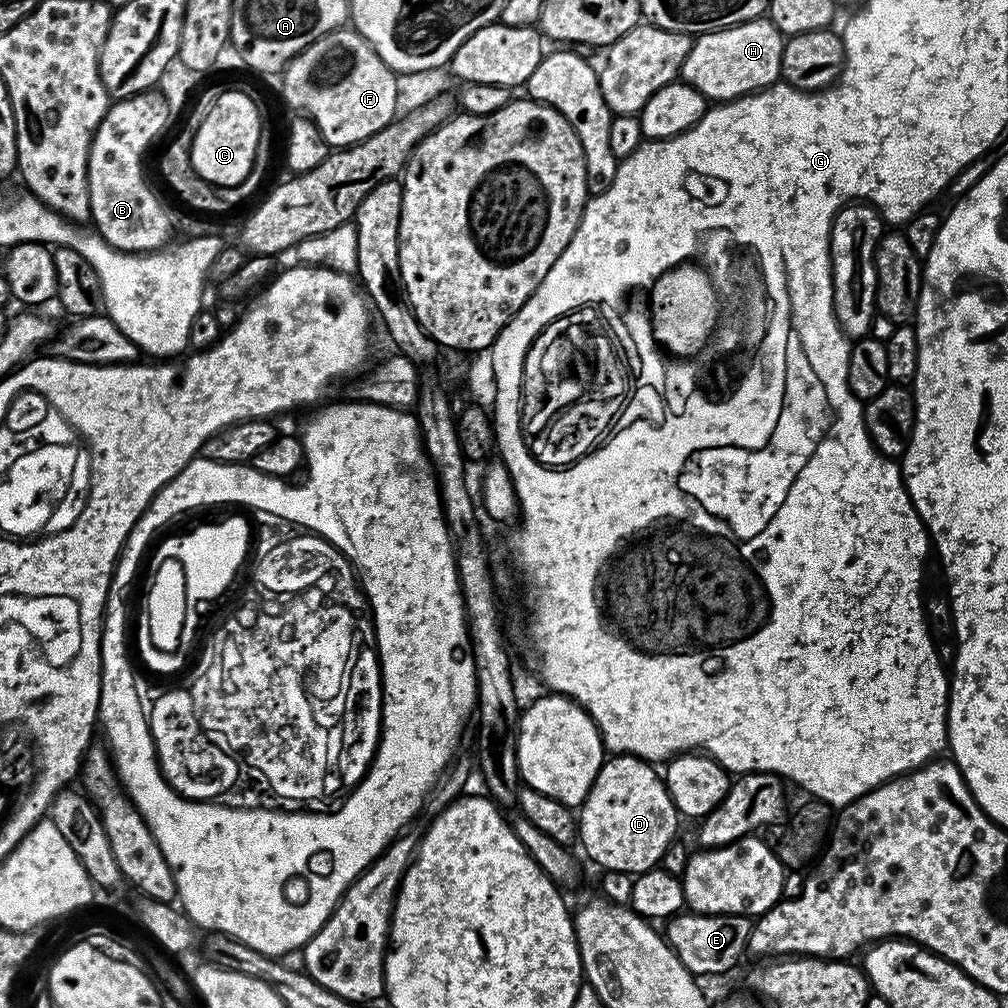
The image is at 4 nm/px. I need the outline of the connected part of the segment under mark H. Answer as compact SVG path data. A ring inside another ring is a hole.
M767 18L747 20L732 28L697 35L686 62L680 67L683 83L697 88L712 102L736 100L759 92L781 79L786 37Z

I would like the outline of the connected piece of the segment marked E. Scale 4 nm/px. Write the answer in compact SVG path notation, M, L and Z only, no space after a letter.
M677 914L667 921L666 939L676 952L676 957L686 966L686 970L697 978L708 976L711 972L726 972L748 948L748 939L754 924L747 916L702 916L699 914Z

